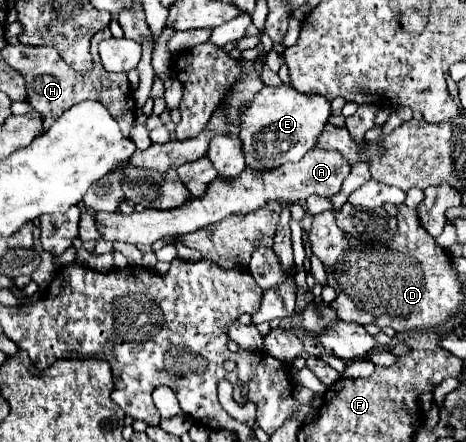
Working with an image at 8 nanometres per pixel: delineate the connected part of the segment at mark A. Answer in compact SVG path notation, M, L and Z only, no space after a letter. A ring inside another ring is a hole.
M314 148L306 158L300 162L286 162L272 170L250 170L248 166L242 170L236 178L216 178L208 184L206 192L200 198L190 198L182 206L170 208L170 210L150 210L144 208L142 212L132 214L110 214L110 212L98 212L96 214L96 226L102 232L104 240L122 240L130 244L144 244L152 246L156 240L166 236L182 236L200 228L206 228L214 222L220 222L228 216L248 214L252 210L258 210L268 200L276 202L304 202L310 194L320 196L332 196L340 192L342 180L350 174L350 162L338 154L328 152L322 148Z

